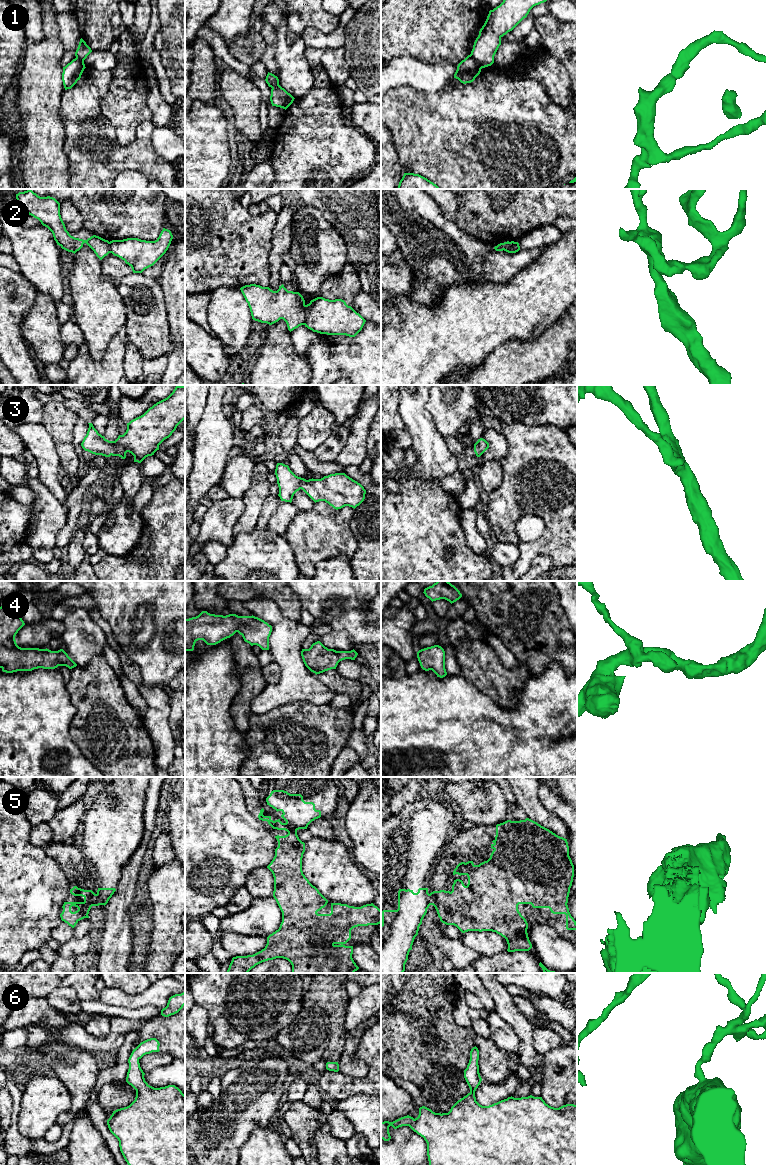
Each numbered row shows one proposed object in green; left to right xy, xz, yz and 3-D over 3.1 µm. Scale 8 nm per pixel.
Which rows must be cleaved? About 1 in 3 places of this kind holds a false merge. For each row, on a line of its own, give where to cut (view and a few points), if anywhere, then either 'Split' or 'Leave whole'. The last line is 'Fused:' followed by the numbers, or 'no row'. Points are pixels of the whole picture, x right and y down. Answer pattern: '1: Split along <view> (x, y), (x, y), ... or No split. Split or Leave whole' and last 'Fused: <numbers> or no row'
1: Split along yz (470, 54), (481, 68). Split
2: Split along xz (305, 305), (306, 319), (303, 324). Split
3: No split. Leave whole
4: No split. Leave whole
5: Split along xy (96, 894), (92, 905). Split
6: No split. Leave whole
Fused: 1, 2, 5

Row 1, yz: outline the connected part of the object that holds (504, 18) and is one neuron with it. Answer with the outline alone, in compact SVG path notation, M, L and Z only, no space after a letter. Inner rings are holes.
M503 0L499 6L489 11L470 54L481 69L494 63L501 38L526 18L534 6L546 1Z

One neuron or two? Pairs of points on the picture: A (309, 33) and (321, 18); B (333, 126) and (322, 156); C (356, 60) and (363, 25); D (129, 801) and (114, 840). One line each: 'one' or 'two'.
A: two
B: one
C: one
D: one

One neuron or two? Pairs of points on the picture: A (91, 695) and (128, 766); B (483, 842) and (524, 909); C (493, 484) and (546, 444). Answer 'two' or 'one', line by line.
A: one
B: one
C: two

